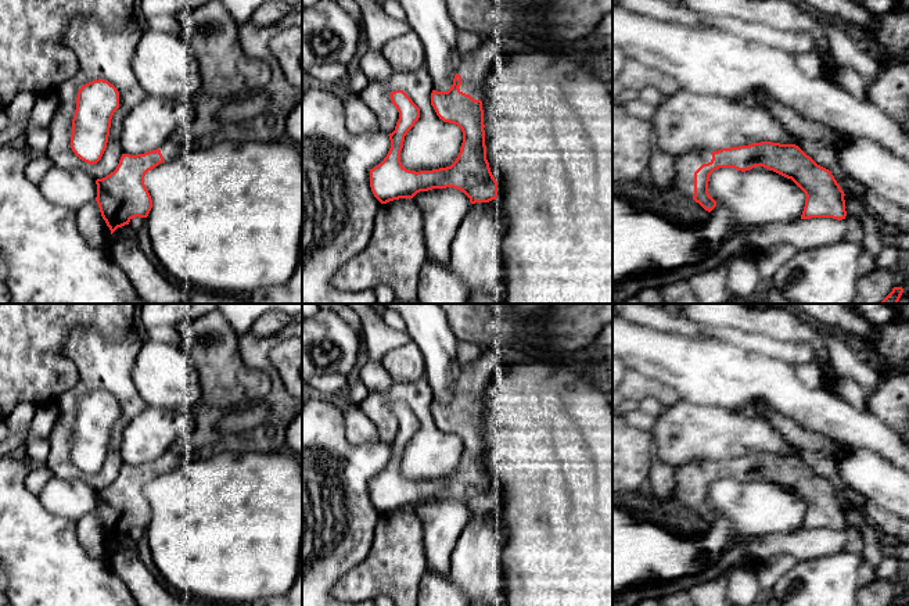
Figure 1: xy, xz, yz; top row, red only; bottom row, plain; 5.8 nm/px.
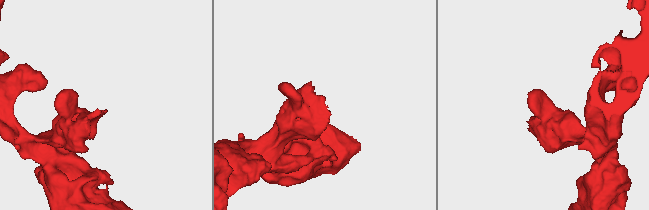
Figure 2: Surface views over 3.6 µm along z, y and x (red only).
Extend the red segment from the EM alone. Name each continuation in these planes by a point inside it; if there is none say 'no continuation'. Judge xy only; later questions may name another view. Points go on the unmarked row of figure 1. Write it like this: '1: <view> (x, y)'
1: xy (171, 459)

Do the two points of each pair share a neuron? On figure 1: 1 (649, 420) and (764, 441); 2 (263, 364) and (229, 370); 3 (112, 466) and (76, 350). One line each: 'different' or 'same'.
1: different
2: different
3: same

